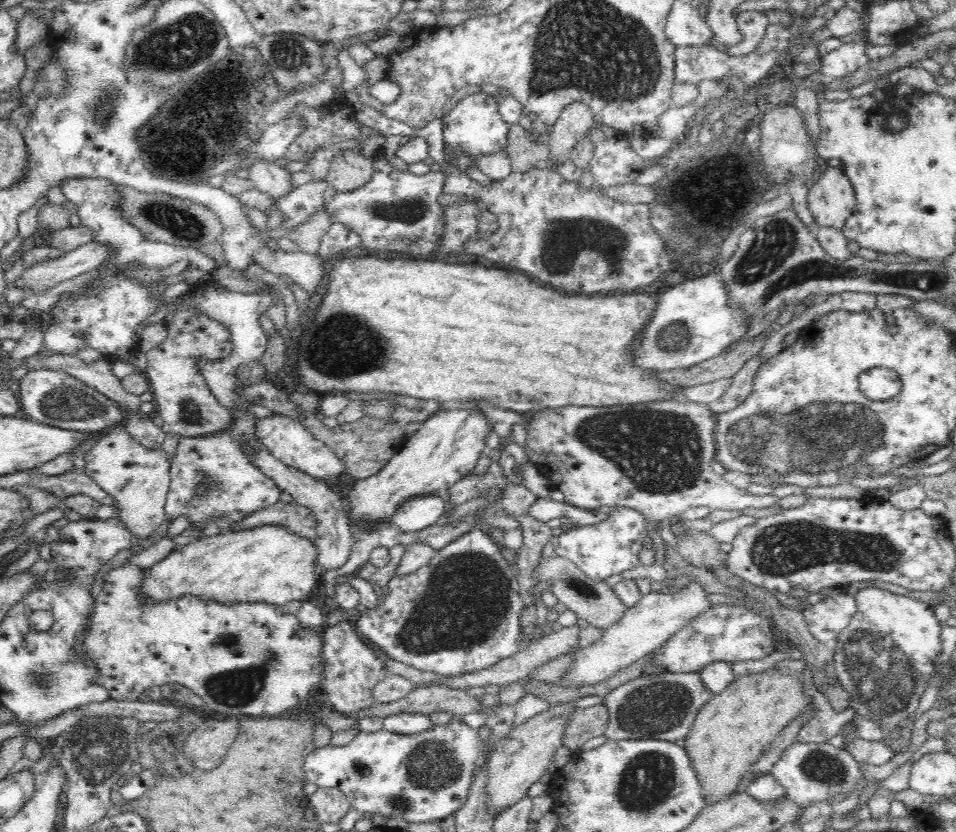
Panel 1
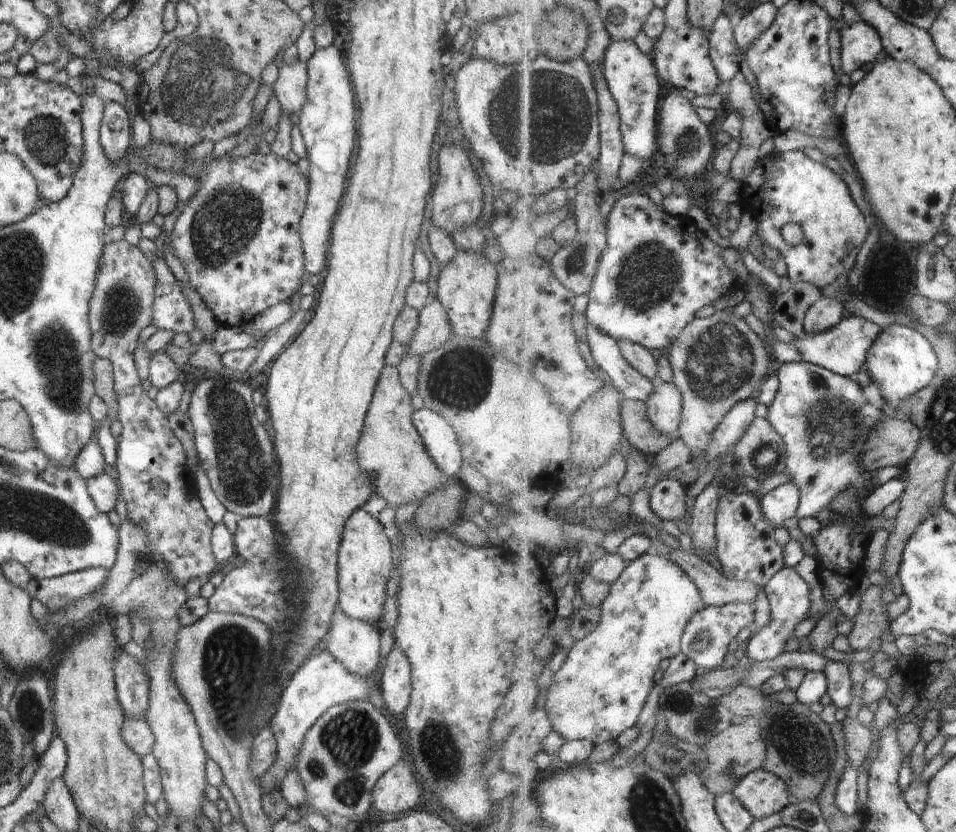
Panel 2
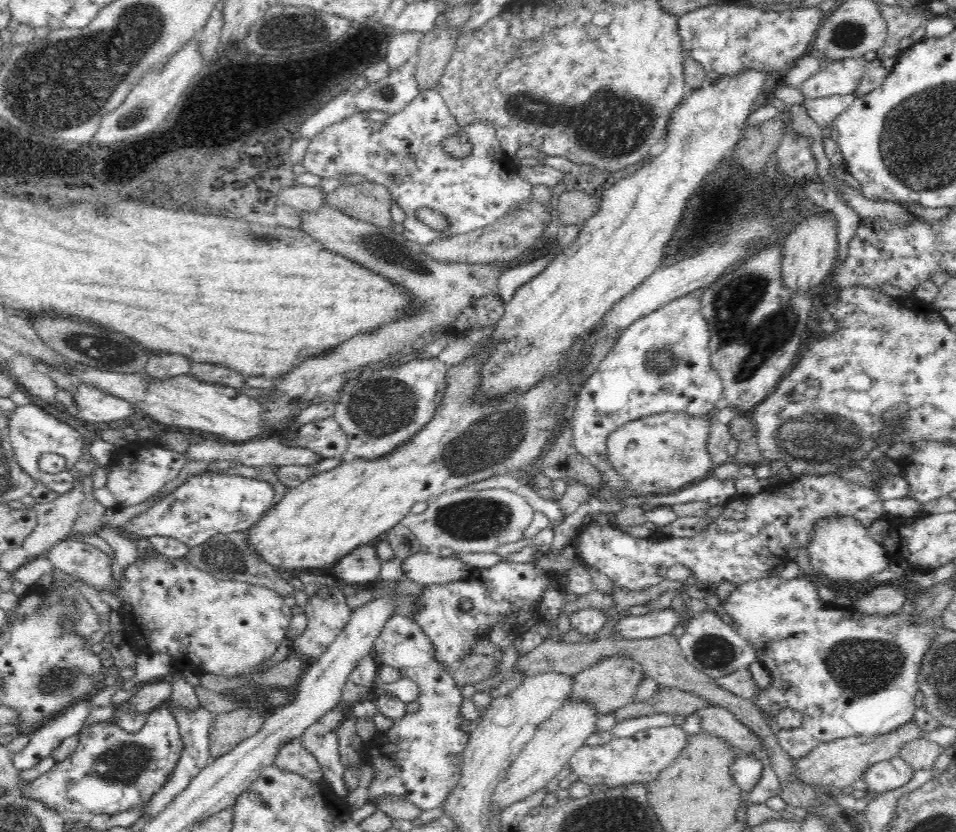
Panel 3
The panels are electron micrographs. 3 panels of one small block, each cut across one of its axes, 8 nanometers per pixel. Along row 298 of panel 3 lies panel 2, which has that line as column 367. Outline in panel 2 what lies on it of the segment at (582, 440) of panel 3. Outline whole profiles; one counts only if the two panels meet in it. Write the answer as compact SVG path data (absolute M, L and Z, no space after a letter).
M327 650L308 658L304 662L304 666L284 686L276 713L272 716L269 724L277 749L272 766L259 778L259 787L263 793L269 793L277 787L279 788L284 776L290 770L296 770L297 756L306 733L331 706L346 701L368 700L368 696L370 696L370 692L374 688L374 676L376 676L376 673L377 670L369 677L352 674Z

